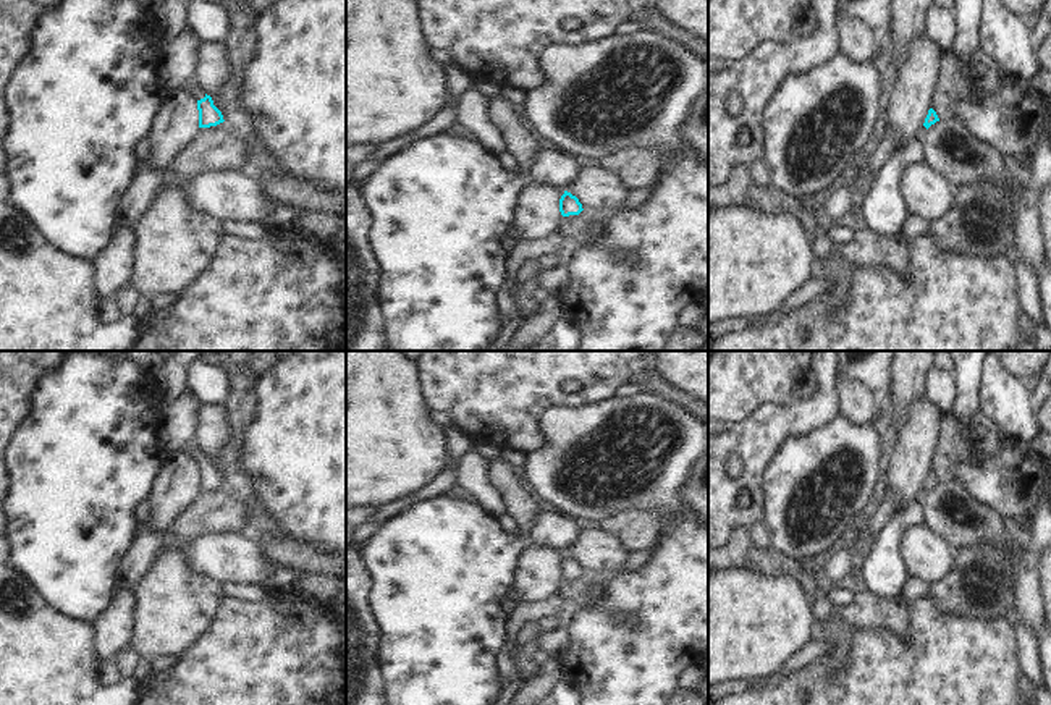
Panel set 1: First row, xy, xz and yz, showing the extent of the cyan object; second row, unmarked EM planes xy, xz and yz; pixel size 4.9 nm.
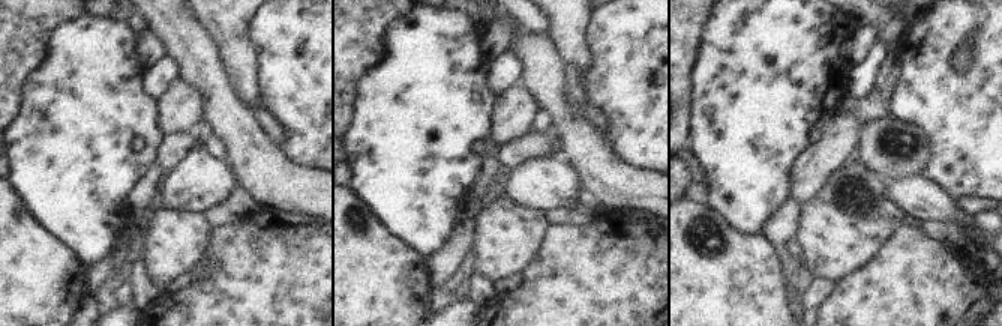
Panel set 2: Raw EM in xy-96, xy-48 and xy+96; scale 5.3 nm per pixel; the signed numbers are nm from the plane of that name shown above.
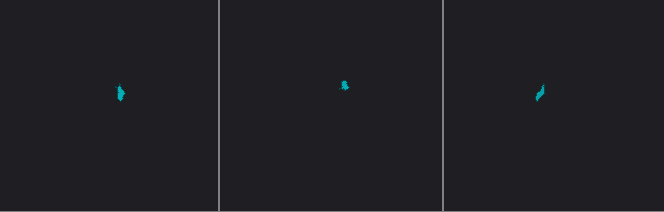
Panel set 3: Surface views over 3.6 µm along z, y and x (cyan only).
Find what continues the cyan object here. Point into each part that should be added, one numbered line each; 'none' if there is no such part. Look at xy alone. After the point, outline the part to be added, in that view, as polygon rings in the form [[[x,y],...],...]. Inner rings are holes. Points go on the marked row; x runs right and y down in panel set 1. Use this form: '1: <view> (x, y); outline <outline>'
1: xy (191, 86); outline [[[186,81],[183,86],[184,86],[188,91],[191,91],[191,92],[197,97],[197,100],[200,100],[200,99],[205,97],[204,89],[199,87],[196,82]]]

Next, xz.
none

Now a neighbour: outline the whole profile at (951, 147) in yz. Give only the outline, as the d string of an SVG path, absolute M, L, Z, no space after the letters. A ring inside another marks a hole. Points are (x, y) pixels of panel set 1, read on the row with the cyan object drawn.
M944 118L922 139L925 158L952 186L988 178L1012 178L1002 154L981 141L960 118Z

